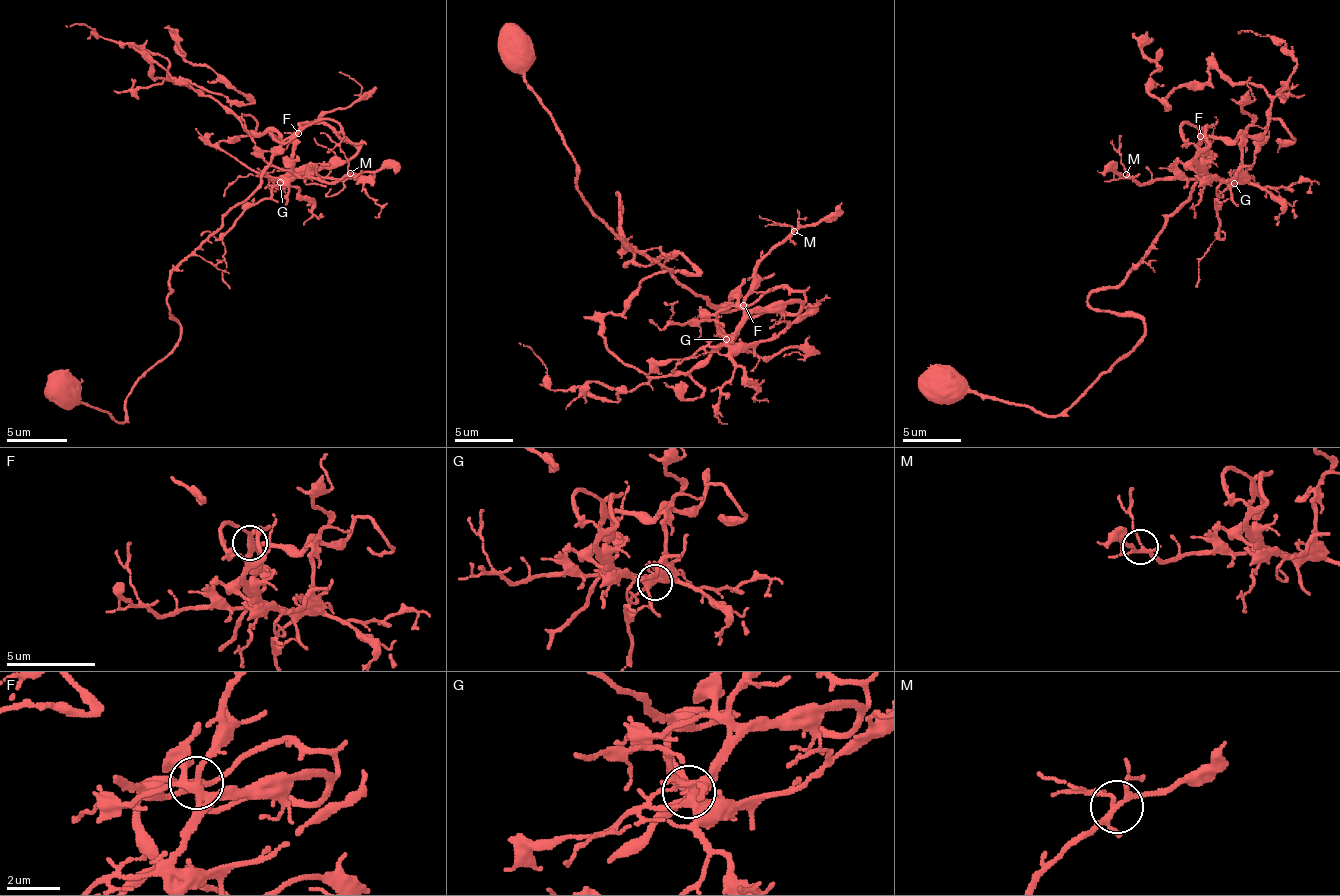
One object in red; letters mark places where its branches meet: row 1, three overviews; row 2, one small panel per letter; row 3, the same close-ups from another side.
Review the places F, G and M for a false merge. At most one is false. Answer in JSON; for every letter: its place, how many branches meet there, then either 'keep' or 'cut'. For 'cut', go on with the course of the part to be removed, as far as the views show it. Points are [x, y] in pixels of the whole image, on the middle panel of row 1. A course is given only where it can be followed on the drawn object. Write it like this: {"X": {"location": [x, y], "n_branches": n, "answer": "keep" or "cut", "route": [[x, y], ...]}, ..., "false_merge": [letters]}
{"F": {"location": [743, 305], "n_branches": 4, "answer": "keep"}, "G": {"location": [726, 339], "n_branches": 5, "answer": "keep"}, "M": {"location": [794, 231], "n_branches": 5, "answer": "keep"}, "false_merge": []}

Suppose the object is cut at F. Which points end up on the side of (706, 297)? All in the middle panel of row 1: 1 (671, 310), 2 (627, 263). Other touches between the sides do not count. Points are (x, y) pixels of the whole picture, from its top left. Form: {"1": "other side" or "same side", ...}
{"1": "other side", "2": "other side"}

